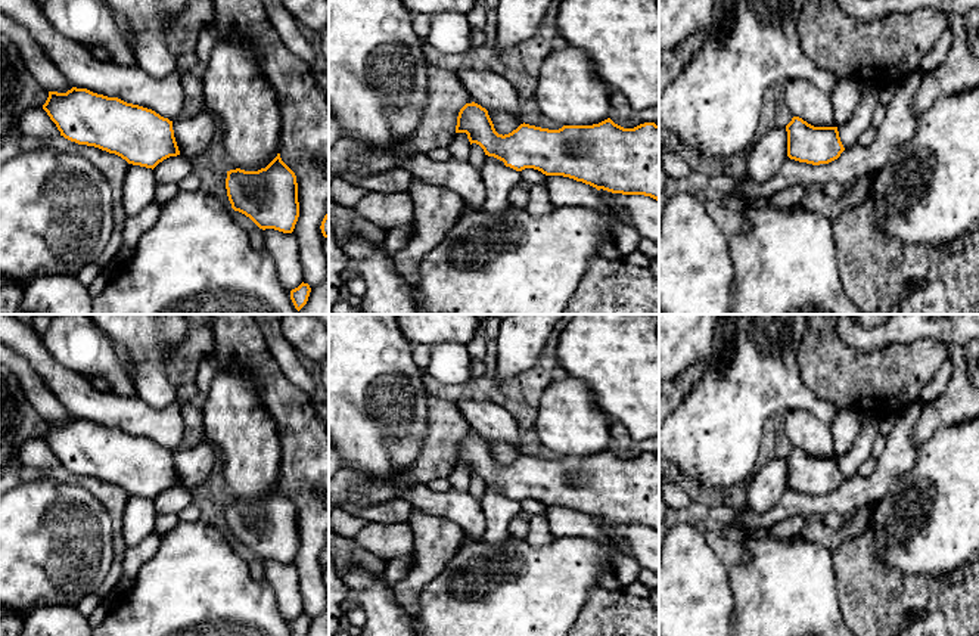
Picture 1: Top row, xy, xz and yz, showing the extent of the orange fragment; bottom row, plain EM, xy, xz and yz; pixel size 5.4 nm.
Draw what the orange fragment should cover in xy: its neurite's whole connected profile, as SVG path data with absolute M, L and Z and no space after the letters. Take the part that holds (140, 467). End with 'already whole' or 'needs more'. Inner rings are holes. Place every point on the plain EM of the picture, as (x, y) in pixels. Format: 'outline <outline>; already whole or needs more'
outline M72 418L66 424L49 422L43 440L65 469L115 484L128 494L153 500L164 490L180 485L173 452L152 440L127 434L118 428Z; already whole

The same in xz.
outline M472 432L457 447L456 463L466 463L485 485L516 502L534 499L546 506L563 506L612 524L644 525L659 531L659 456L644 453L624 459L610 449L593 456L563 456L559 460L520 454L509 465L498 465L488 441Z; already whole

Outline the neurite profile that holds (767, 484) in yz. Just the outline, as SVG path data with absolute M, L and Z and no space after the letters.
M774 457L749 478L740 503L753 512L764 514L777 503L787 488L786 457Z

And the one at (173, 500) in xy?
M180 485L170 487L153 499L158 515L180 515L190 503L193 503L193 491Z

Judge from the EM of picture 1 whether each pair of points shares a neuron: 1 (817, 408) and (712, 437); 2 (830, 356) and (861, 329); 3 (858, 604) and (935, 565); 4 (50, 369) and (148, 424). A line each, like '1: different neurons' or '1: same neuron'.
1: same neuron
2: different neurons
3: different neurons
4: same neuron

